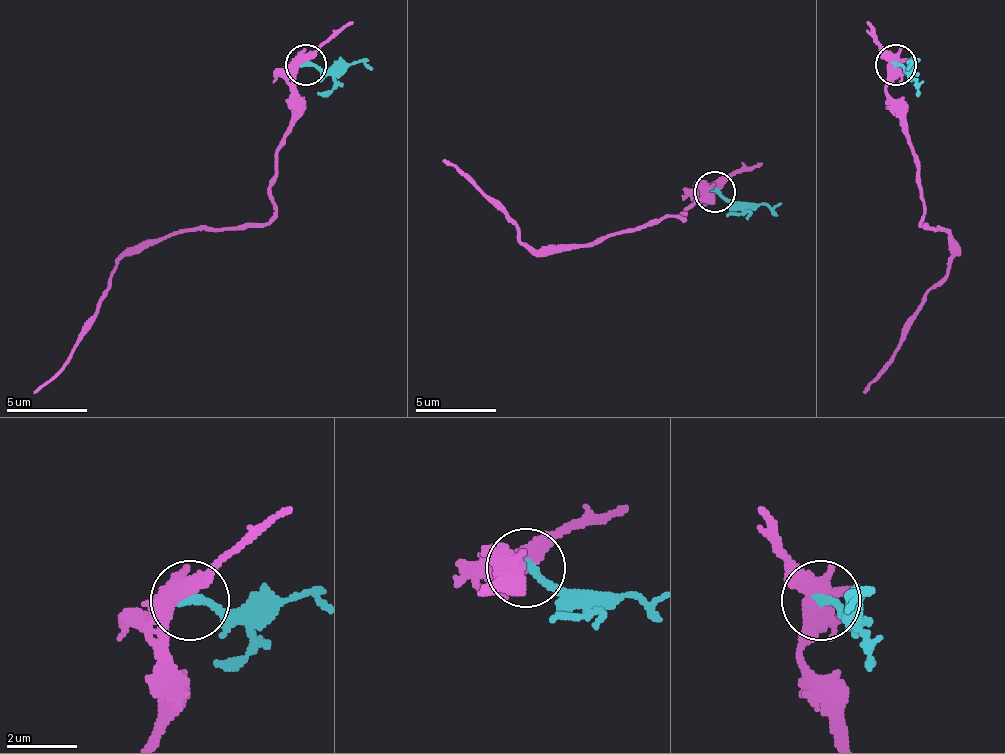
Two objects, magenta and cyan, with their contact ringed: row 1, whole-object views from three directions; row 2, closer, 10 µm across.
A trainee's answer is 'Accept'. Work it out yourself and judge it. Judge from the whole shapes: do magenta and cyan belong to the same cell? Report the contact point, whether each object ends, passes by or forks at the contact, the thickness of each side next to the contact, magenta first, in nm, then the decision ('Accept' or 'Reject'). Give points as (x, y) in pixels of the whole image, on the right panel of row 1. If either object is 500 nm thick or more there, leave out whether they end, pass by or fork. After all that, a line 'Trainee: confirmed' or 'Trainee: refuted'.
Place: (895, 64). Thickness 500 nm (magenta) against 220 nm. Accept
Trainee: confirmed

